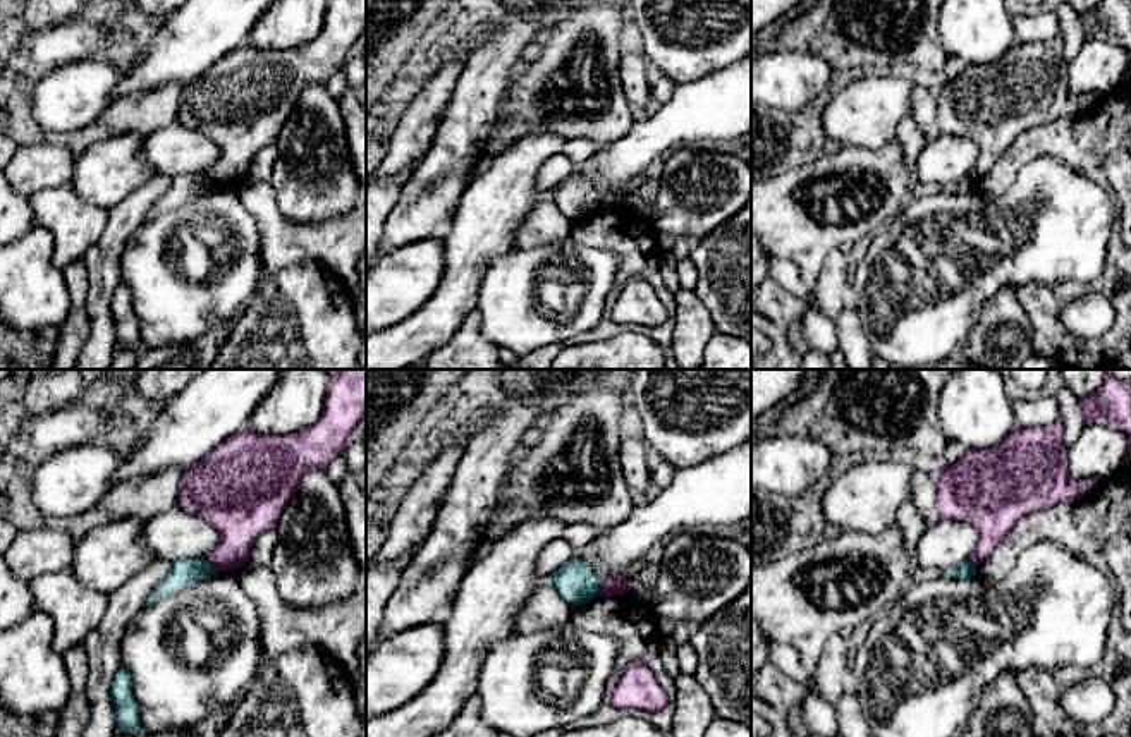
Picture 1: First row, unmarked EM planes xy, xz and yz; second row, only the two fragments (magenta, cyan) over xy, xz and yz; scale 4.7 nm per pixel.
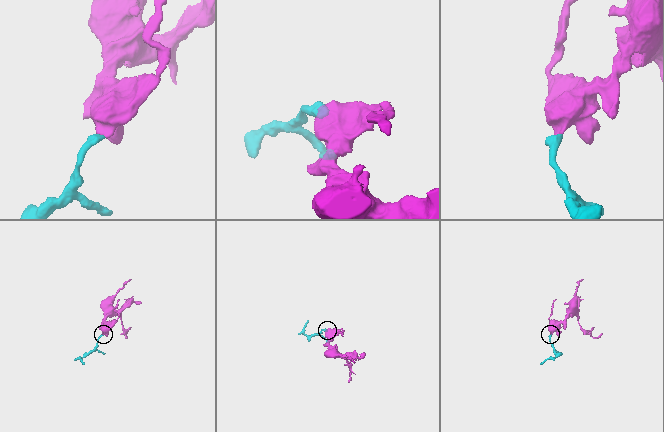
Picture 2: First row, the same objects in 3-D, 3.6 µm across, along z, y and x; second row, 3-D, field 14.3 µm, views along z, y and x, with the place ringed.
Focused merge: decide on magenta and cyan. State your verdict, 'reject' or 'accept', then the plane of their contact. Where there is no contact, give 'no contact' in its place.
reject; contact in xz

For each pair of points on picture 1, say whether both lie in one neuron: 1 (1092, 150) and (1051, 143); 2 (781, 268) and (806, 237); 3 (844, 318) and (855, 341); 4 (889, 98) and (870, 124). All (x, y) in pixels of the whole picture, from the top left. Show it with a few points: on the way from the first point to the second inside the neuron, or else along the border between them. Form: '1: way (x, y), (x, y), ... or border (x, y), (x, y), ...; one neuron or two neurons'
1: way (1082, 143), (1061, 143); one neuron
2: border (772, 256), (789, 258), (810, 294); two neurons
3: way (848, 323), (851, 335); one neuron
4: way (882, 105), (870, 117); one neuron

